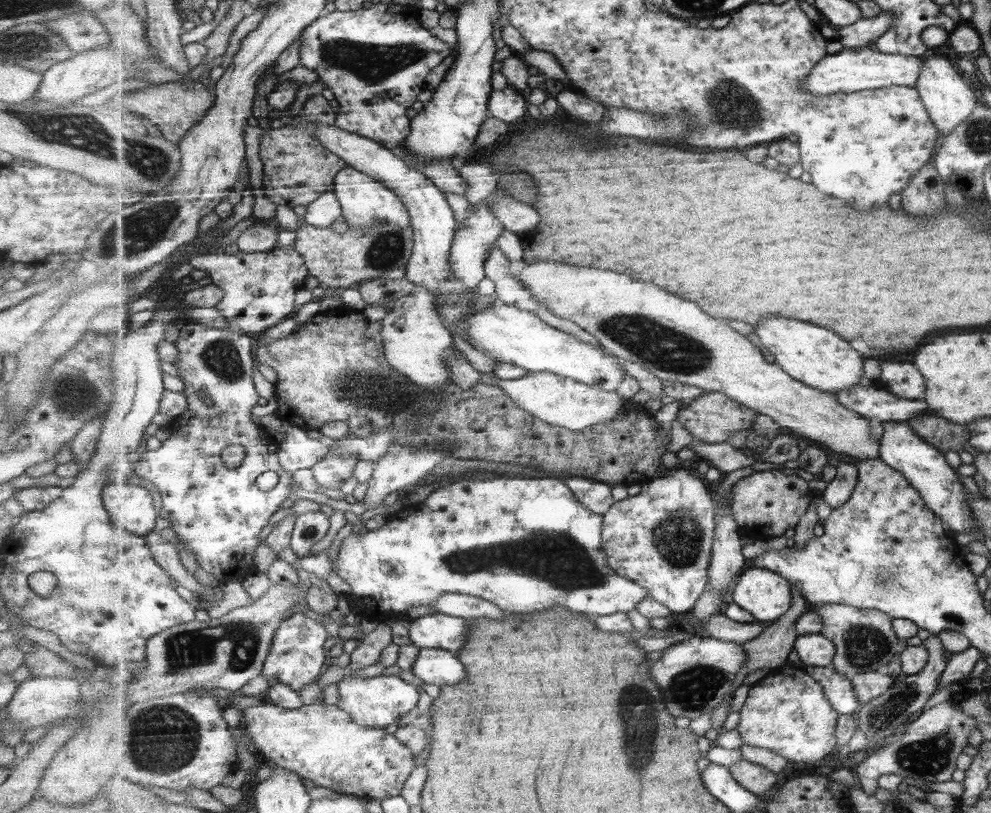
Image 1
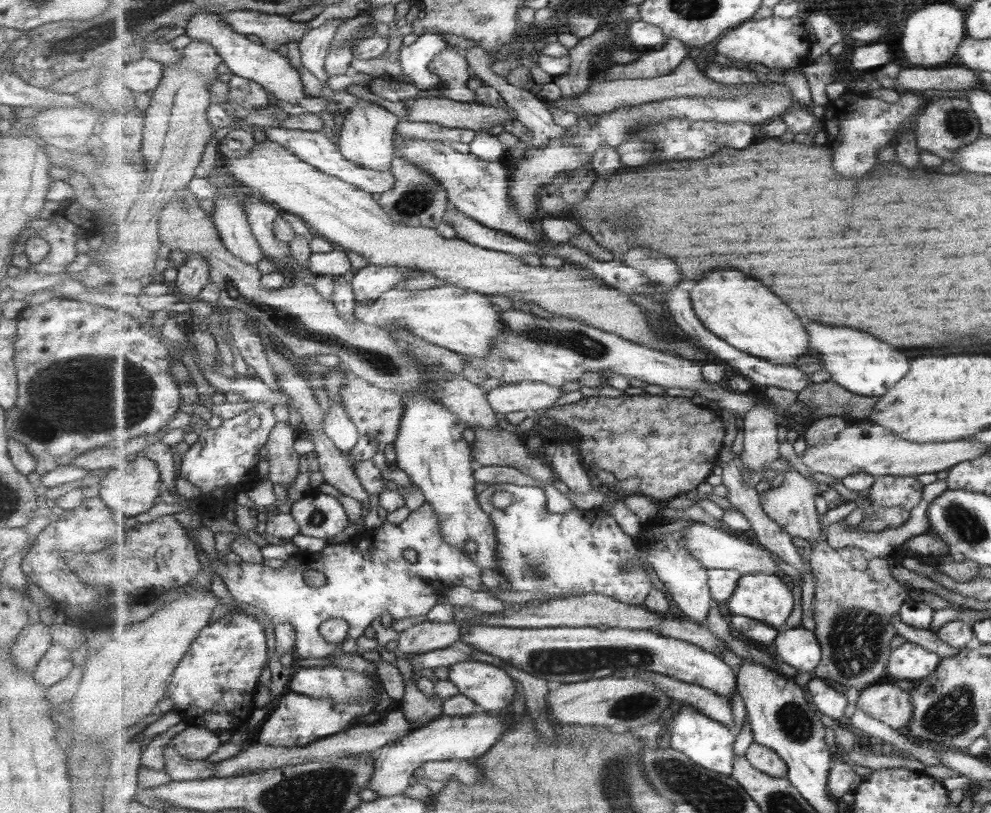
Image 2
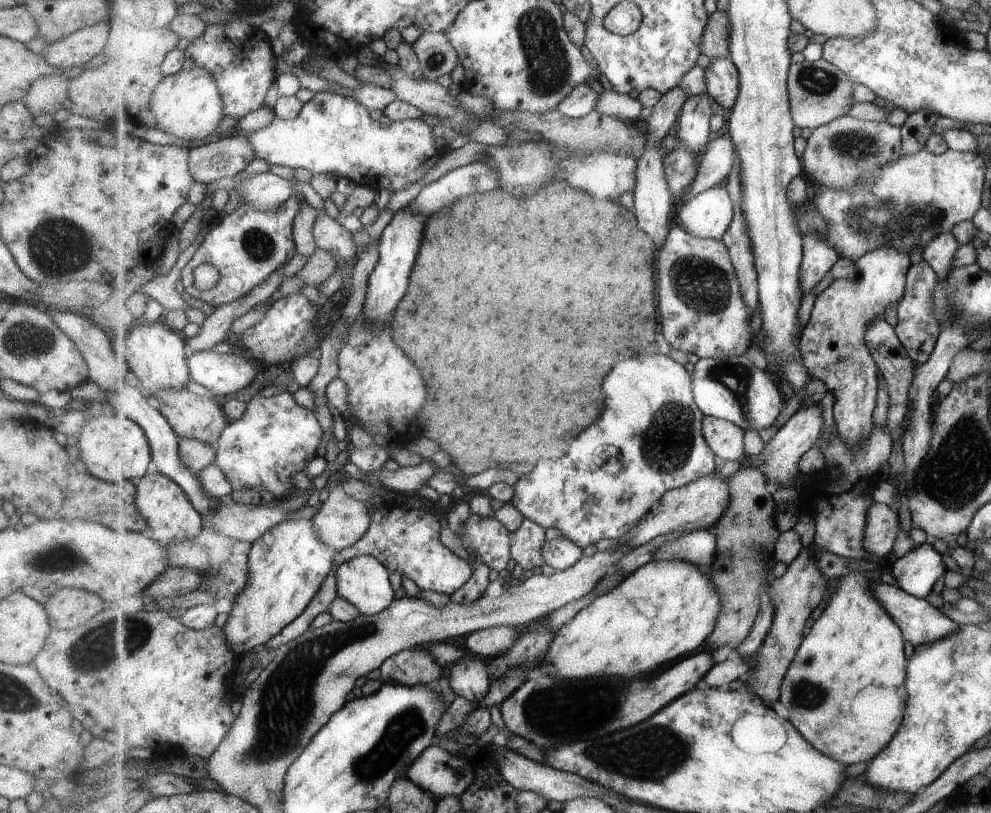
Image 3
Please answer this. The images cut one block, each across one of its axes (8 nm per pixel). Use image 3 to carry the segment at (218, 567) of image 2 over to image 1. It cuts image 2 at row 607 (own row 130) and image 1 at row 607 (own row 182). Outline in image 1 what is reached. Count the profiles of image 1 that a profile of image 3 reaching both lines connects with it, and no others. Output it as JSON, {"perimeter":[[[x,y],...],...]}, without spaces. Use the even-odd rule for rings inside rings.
{"perimeter":[[[475,477],[460,480],[458,483],[446,483],[434,490],[425,500],[418,504],[408,504],[402,506],[398,512],[389,517],[387,522],[380,528],[368,531],[365,536],[361,534],[351,534],[335,545],[337,558],[331,561],[333,569],[350,587],[349,592],[343,594],[345,599],[351,602],[352,610],[359,615],[365,615],[380,620],[395,621],[406,618],[407,610],[417,608],[417,606],[430,605],[435,600],[453,592],[453,594],[467,594],[467,596],[479,596],[485,600],[491,600],[499,604],[507,612],[517,612],[517,614],[531,614],[531,612],[541,612],[545,608],[553,608],[555,604],[563,604],[567,608],[573,608],[575,612],[585,612],[585,614],[595,614],[595,616],[611,616],[615,612],[631,612],[649,599],[649,590],[637,584],[635,580],[629,580],[617,574],[618,572],[608,564],[608,556],[604,550],[604,516],[590,512],[589,509],[576,497],[576,494],[565,484],[563,480],[557,478],[495,478],[495,480],[478,480]]]}

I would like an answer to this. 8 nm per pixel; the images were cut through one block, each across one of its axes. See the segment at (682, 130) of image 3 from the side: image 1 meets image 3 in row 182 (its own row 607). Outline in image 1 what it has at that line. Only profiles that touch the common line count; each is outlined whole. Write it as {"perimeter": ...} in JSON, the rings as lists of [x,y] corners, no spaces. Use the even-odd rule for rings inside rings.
{"perimeter":[[[676,466],[664,477],[647,480],[638,494],[617,501],[604,515],[602,534],[608,564],[620,576],[647,588],[653,600],[669,607],[674,613],[689,613],[708,588],[708,570],[716,541],[717,510],[714,495],[699,473],[693,474],[691,470]]]}

